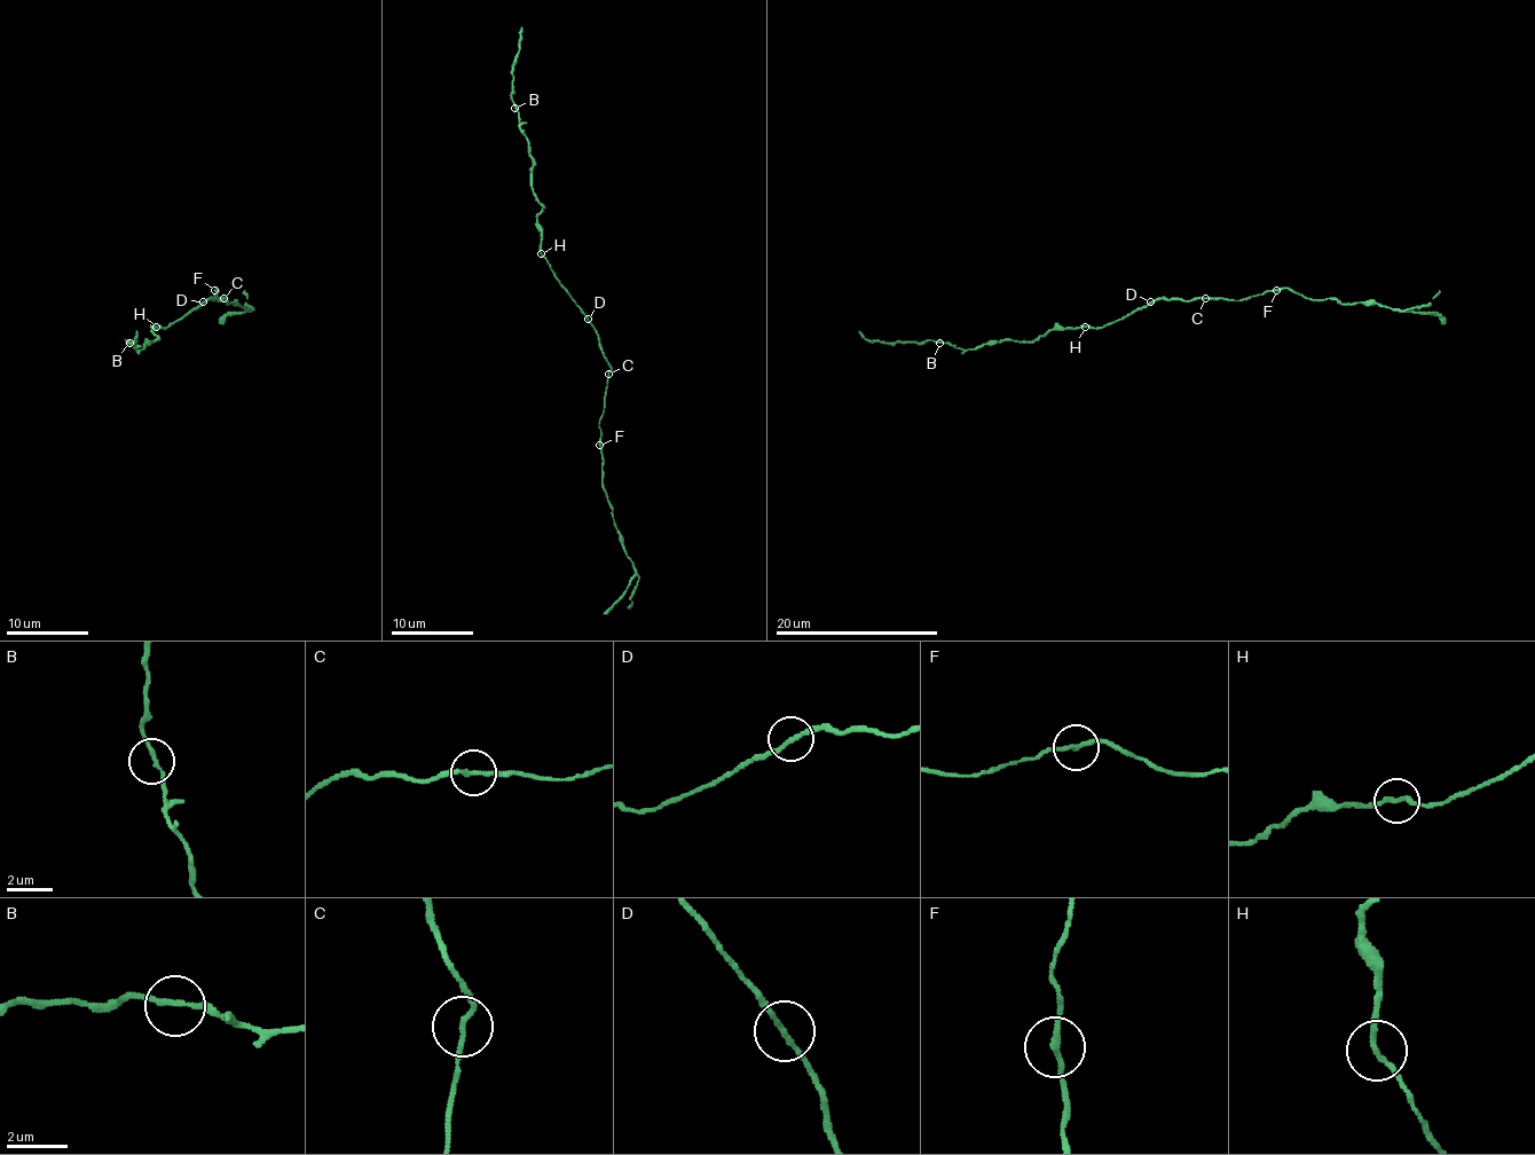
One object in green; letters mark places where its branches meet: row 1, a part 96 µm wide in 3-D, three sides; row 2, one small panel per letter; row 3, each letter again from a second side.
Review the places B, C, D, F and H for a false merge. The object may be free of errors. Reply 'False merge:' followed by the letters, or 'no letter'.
False merge: no letter

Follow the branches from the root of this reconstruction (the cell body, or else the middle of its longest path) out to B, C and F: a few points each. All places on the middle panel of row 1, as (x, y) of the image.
B: (585, 319), (584, 311), (541, 253), (541, 225), (536, 214), (543, 206), (533, 190), (533, 157), (514, 108)
C: (585, 319), (596, 331), (603, 355), (611, 368), (608, 374)
F: (585, 319), (596, 331), (603, 355), (611, 368), (604, 413), (598, 425), (600, 446)

